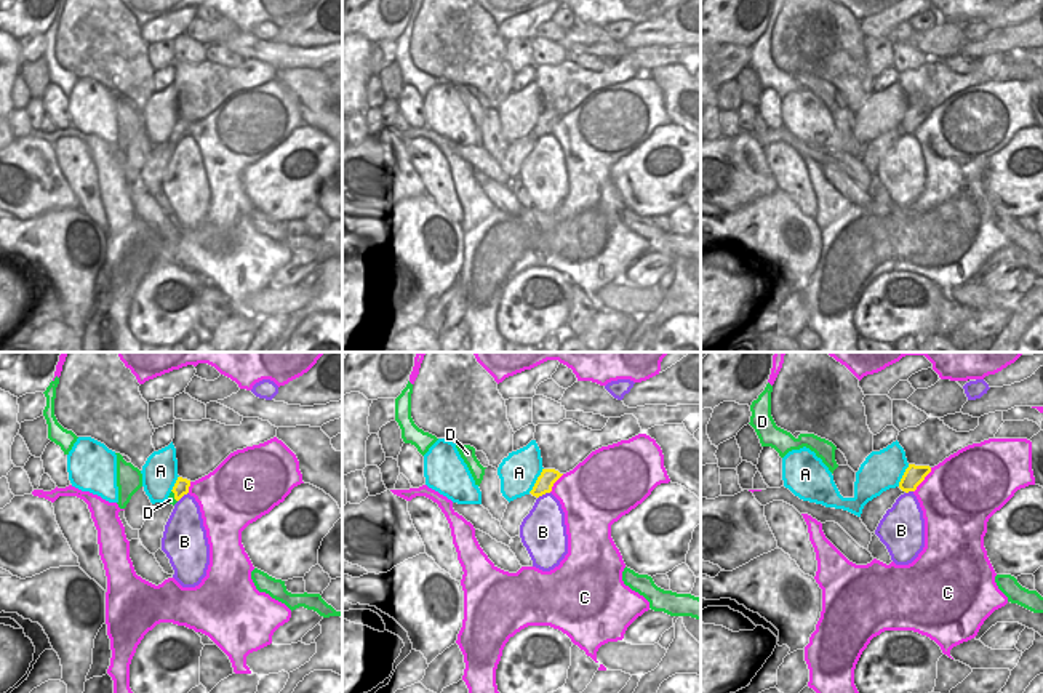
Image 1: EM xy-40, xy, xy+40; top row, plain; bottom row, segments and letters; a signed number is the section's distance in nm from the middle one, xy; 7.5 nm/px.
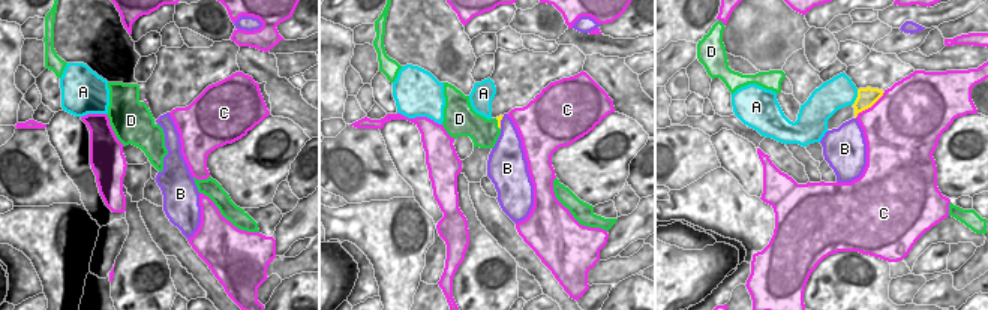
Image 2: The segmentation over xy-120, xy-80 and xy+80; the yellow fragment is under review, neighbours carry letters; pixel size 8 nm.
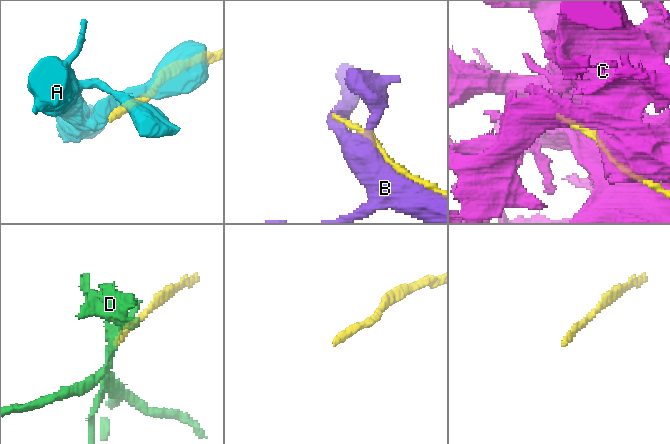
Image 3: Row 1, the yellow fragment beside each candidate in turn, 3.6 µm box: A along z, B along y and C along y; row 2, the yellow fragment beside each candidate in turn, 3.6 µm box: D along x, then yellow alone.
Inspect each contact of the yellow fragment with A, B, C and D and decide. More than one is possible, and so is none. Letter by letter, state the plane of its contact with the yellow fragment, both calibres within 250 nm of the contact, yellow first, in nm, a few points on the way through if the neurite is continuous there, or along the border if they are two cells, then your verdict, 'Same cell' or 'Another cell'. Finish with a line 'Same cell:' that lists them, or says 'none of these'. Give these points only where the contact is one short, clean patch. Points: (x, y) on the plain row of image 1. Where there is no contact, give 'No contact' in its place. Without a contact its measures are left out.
A: Touches yellow in xy. Thickness 130 nm (yellow) against 280 nm. Another cell
B: Touches yellow in xy. Thickness 130 nm (yellow) against 300 nm. Another cell
C: Touches yellow in xy+40. Thickness 150 nm (yellow) against 500 nm. Another cell
D: Touches yellow in xy-40. Thickness 120 nm (yellow) against 50 nm. Boundary: xy-40 (171, 132), (176, 143). Another cell
Same cell: none of these.

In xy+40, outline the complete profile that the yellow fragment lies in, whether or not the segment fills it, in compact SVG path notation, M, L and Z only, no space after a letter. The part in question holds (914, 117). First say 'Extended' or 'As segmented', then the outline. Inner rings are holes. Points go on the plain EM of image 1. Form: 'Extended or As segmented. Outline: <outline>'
As segmented. Outline: M909 106L909 109L905 110L905 114L899 123L899 130L905 134L915 133L917 128L925 122L925 118L929 114L931 114L929 107Z

